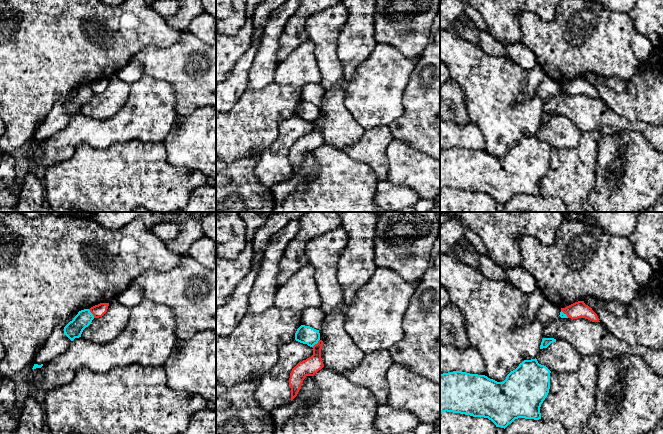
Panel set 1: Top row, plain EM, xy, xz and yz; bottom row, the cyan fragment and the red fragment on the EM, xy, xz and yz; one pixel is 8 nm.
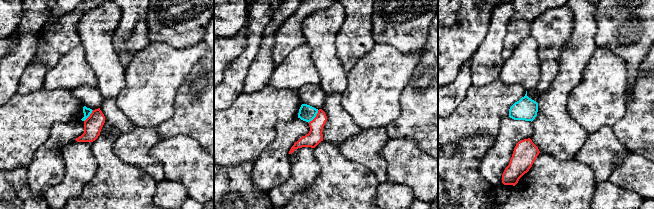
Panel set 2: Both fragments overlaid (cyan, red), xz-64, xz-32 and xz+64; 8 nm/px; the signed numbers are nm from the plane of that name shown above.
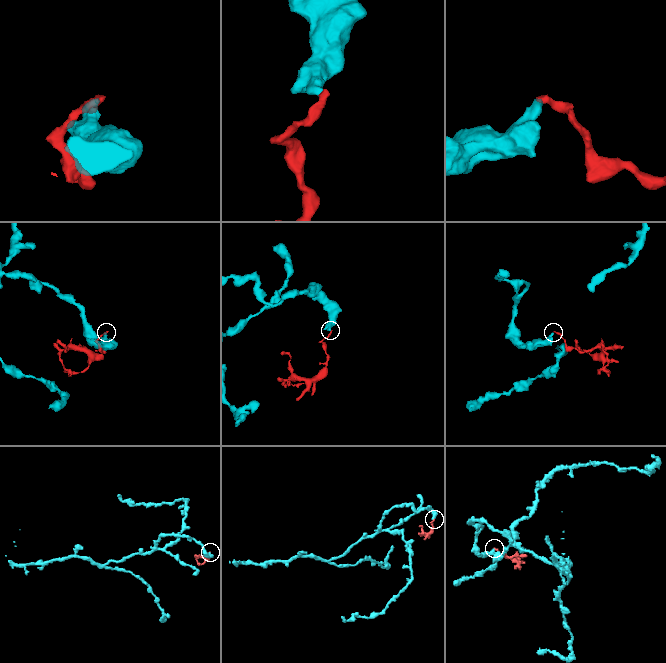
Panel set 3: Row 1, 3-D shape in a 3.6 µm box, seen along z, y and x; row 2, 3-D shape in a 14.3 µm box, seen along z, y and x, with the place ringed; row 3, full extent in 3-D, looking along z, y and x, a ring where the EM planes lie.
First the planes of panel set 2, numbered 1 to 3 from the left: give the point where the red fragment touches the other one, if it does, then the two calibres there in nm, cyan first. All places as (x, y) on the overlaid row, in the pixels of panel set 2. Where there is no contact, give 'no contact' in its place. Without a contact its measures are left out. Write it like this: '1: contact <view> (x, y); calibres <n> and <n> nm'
1: contact xz-64 (89, 115); calibres 60 and 150 nm
2: contact xz-32 (314, 117); calibres 130 and 120 nm
3: no contact

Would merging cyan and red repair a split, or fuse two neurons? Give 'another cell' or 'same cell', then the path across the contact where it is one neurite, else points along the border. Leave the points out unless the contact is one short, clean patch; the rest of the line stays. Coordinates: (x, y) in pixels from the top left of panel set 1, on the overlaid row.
another cell | along xy (88, 309), (94, 317)

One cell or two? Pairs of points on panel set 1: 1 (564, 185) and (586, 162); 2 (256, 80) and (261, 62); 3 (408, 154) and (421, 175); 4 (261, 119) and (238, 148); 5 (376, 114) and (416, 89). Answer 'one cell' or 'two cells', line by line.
1: one cell
2: one cell
3: one cell
4: one cell
5: two cells

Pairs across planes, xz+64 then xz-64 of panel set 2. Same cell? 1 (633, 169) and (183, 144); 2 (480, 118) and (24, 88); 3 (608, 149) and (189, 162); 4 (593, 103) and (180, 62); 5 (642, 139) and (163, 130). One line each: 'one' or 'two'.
1: one
2: two
3: two
4: one
5: one

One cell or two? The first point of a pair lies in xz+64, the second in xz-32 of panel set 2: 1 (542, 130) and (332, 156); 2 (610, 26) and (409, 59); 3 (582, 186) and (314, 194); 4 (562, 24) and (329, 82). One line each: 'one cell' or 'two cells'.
1: two cells
2: two cells
3: one cell
4: one cell

